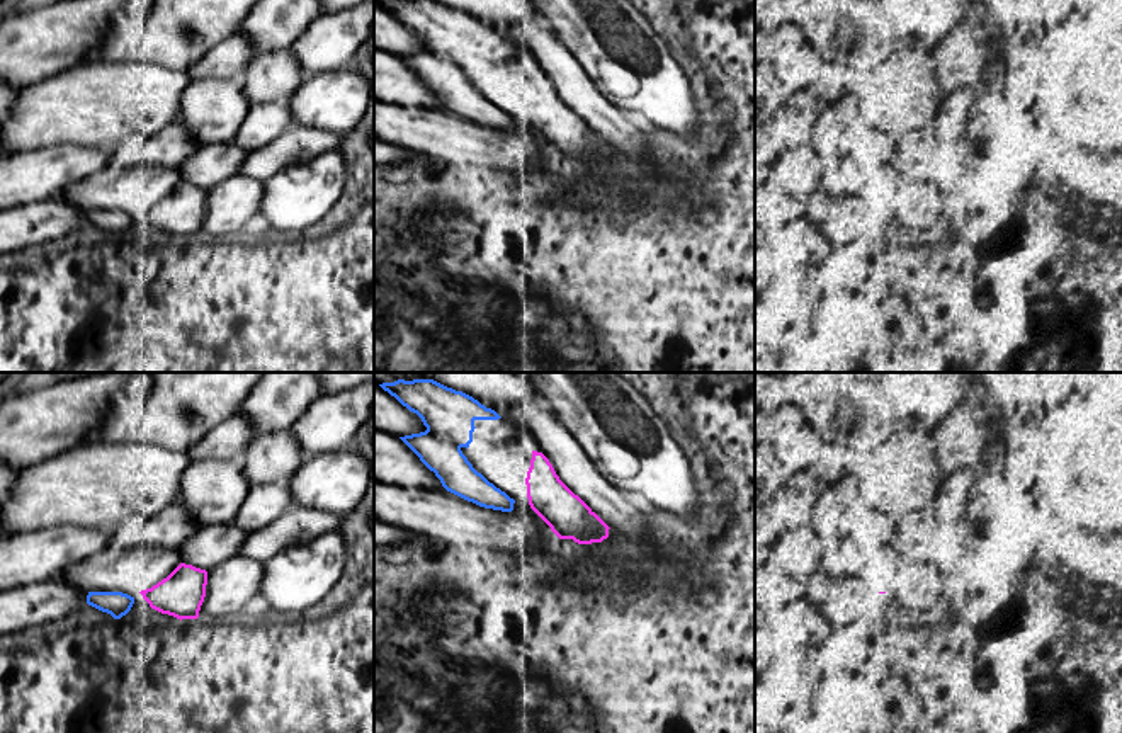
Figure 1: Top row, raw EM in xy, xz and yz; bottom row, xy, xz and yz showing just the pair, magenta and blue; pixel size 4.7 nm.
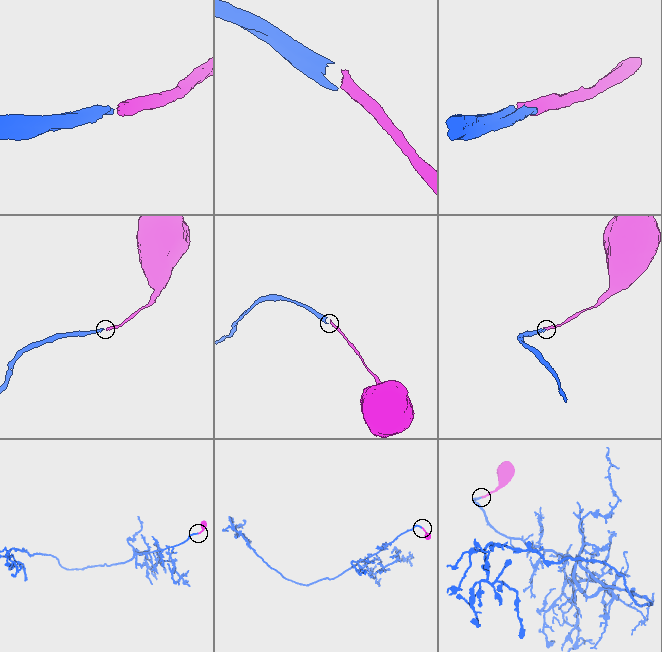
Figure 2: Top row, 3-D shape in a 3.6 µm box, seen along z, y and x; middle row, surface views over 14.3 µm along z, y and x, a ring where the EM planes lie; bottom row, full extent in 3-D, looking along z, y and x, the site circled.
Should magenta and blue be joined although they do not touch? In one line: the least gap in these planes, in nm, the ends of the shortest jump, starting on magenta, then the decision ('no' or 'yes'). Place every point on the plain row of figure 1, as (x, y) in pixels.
40 nm | xy (140, 211), (133, 216) | yes

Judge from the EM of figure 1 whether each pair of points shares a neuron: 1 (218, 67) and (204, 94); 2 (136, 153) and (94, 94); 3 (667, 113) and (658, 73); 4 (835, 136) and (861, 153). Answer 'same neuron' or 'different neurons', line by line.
1: different neurons
2: different neurons
3: same neuron
4: different neurons

